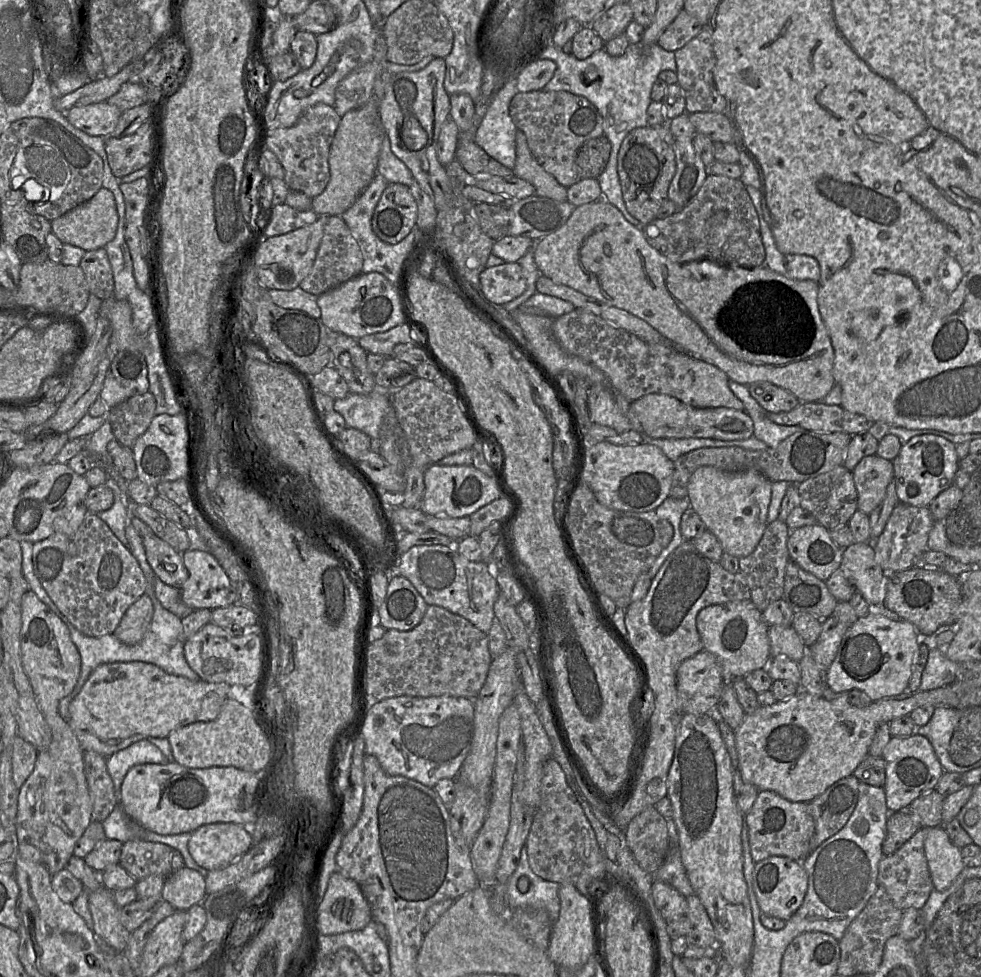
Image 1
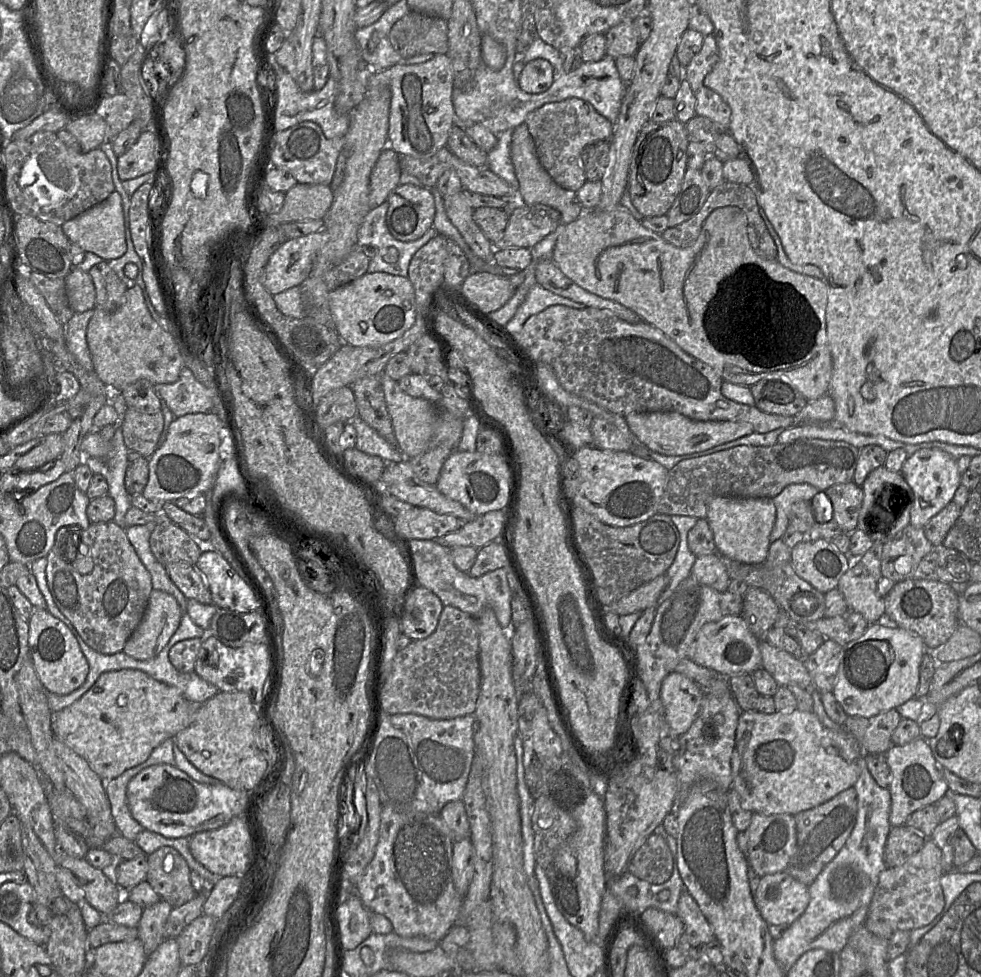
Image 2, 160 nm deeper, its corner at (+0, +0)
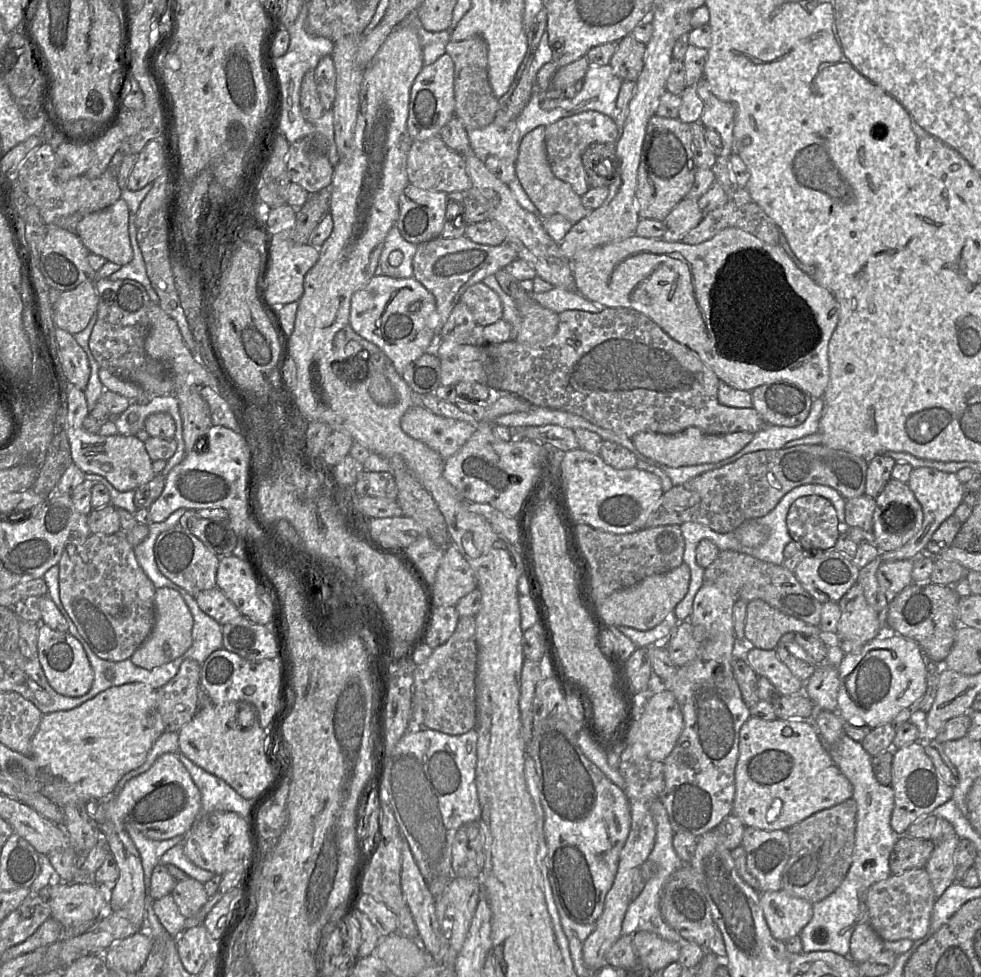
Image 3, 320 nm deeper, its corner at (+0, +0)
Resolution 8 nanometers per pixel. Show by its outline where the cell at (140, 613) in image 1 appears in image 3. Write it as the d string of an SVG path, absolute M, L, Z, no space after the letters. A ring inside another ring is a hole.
M159 588L155 592L155 624L146 641L133 653L134 665L152 670L182 657L193 643L193 617L182 596L171 588Z

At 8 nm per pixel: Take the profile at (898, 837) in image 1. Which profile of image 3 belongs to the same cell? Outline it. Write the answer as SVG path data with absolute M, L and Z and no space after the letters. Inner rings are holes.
M899 835L889 856L891 875L899 875L911 869L925 868L935 847L931 839Z

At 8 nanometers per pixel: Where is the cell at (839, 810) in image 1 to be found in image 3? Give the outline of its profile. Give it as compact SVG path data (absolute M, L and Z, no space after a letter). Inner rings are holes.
M849 798L787 829L790 855L782 873L782 890L811 904L830 896L845 879L855 844L857 804Z

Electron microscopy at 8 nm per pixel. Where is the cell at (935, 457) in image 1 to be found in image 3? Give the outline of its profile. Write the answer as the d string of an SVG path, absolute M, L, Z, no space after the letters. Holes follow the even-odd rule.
M931 467L913 468L908 480L908 486L914 493L923 510L923 522L919 531L902 547L888 552L880 552L882 561L897 561L917 559L926 554L926 546L938 527L963 502L964 485L955 473L947 473Z

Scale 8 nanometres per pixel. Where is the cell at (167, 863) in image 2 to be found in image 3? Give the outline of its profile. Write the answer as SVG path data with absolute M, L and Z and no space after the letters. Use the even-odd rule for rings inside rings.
M189 877L188 879L177 881L171 892L181 914L187 919L194 918L209 899L203 884Z

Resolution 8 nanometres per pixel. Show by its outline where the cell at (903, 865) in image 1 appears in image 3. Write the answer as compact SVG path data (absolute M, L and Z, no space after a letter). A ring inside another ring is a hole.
M925 868L911 869L873 884L867 893L868 923L883 941L923 938L929 930L936 897Z

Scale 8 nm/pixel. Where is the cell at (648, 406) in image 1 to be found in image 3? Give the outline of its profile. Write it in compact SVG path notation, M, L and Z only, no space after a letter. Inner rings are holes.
M689 427L682 432L672 435L654 432L639 432L632 441L644 456L651 458L668 467L684 467L706 463L718 463L741 451L752 439L754 434L735 432L722 435L709 435L697 427Z

